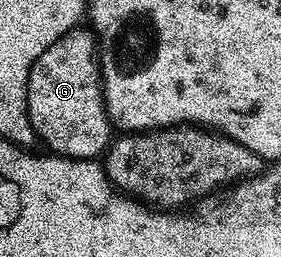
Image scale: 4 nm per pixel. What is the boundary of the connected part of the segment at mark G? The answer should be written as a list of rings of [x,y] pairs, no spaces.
[[[73,29],[54,41],[30,69],[28,78],[28,116],[36,138],[45,143],[49,152],[64,155],[67,159],[96,159],[105,154],[109,146],[108,114],[104,111],[104,93],[100,85],[98,43],[91,30]]]

